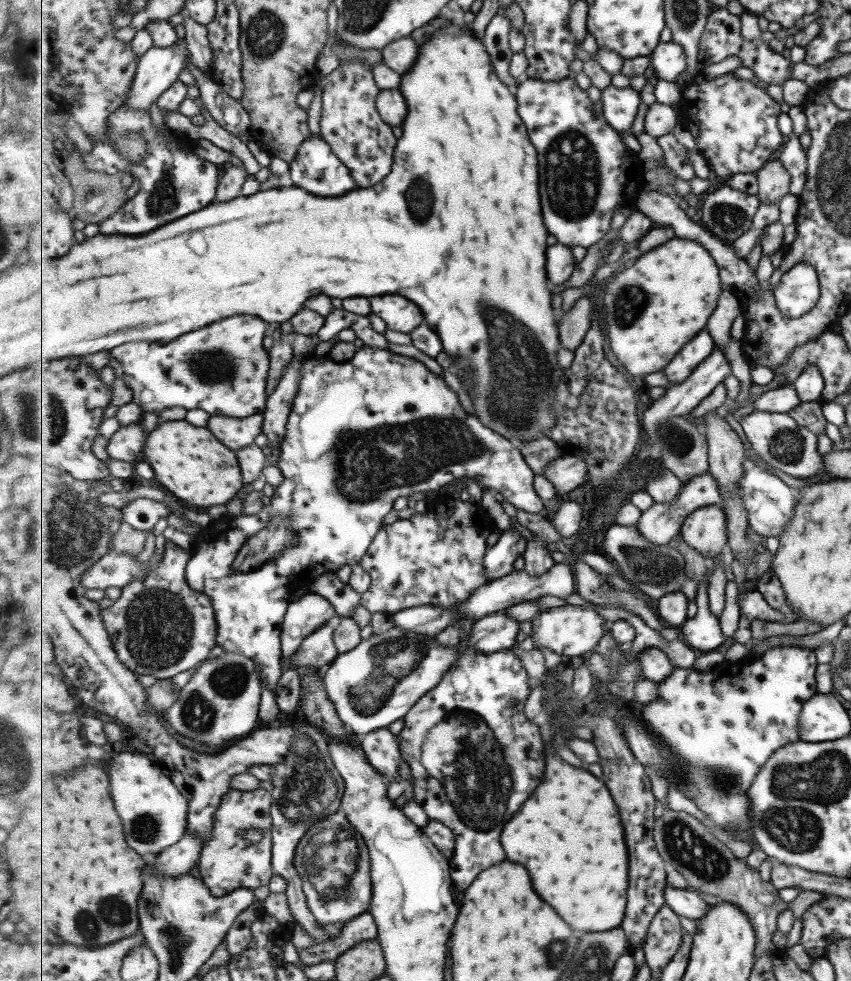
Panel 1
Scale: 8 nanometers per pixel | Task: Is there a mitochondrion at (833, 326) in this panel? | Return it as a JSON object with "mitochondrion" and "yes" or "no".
{"mitochondrion":"no"}

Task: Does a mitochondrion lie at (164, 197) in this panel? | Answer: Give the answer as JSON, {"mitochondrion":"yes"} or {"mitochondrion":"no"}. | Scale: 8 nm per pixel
{"mitochondrion":"yes"}

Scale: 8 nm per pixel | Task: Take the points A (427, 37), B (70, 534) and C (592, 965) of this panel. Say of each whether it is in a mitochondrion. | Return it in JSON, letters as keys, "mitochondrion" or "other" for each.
{"A":"other","B":"mitochondrion","C":"mitochondrion"}

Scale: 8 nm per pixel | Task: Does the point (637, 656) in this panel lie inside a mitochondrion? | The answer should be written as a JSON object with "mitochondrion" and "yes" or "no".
{"mitochondrion":"no"}

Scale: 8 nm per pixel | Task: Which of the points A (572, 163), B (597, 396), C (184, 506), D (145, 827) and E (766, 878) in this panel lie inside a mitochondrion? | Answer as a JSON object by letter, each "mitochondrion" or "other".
{"A":"mitochondrion","B":"other","C":"other","D":"mitochondrion","E":"other"}

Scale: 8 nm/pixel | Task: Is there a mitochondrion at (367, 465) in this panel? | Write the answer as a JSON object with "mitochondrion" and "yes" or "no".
{"mitochondrion":"yes"}

